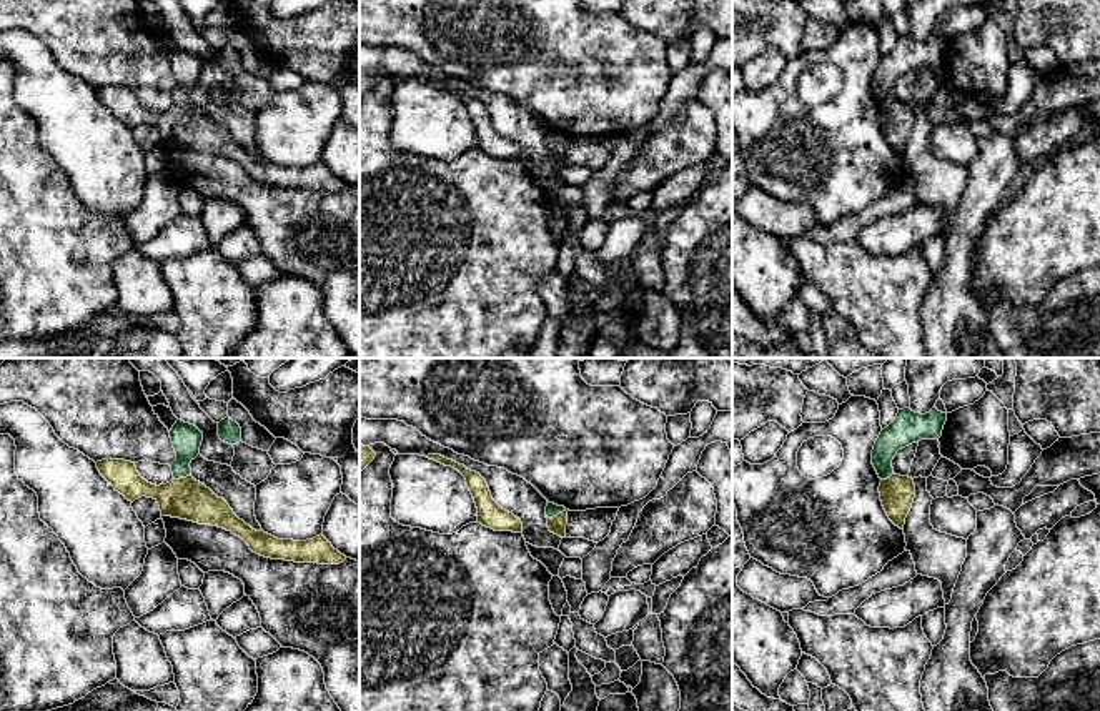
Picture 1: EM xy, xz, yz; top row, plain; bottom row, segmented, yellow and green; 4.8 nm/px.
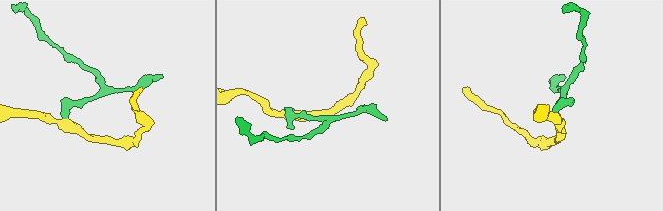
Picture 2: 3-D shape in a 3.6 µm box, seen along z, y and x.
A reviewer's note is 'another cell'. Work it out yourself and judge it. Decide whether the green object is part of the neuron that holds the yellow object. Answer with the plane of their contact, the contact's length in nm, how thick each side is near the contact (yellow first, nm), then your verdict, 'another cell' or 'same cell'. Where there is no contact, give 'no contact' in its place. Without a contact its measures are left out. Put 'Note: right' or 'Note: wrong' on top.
Note: wrong
meets yellow in xz; contact 110 nm long; 90 nm thick on the yellow side, 60 nm on the other; same cell

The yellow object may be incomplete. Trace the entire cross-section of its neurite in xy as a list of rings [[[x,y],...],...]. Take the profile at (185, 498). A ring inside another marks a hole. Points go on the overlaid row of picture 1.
[[[176,420],[170,430],[170,438],[176,460],[170,465],[173,480],[166,485],[148,483],[140,476],[135,463],[125,460],[102,460],[97,461],[97,468],[128,501],[133,503],[141,496],[153,498],[161,516],[231,531],[260,556],[318,564],[339,564],[346,559],[323,534],[306,541],[293,541],[253,530],[233,513],[223,498],[191,476],[190,463],[200,455],[203,433],[195,425]]]

